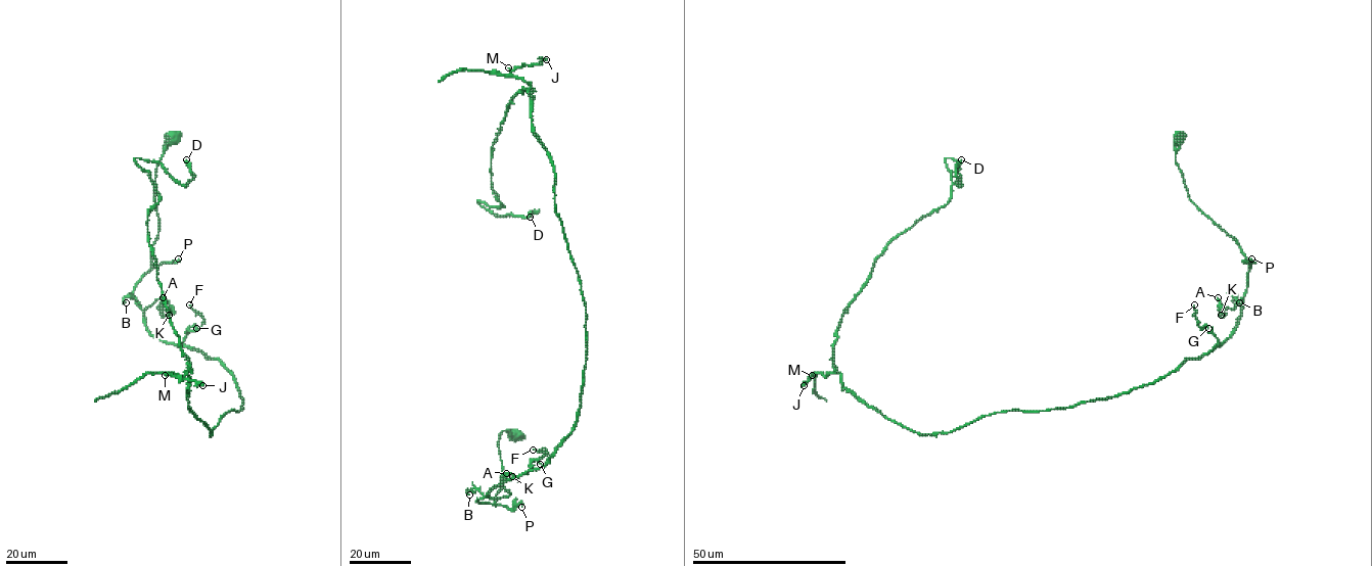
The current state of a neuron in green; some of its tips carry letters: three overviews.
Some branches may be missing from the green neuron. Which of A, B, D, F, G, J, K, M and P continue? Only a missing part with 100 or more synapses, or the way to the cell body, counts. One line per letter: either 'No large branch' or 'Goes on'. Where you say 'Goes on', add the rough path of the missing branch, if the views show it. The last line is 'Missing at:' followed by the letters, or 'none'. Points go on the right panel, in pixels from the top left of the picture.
A: No large branch
B: No large branch
D: No large branch
F: No large branch
G: No large branch
J: No large branch
K: No large branch
M: No large branch
P: No large branch
Missing at: none

